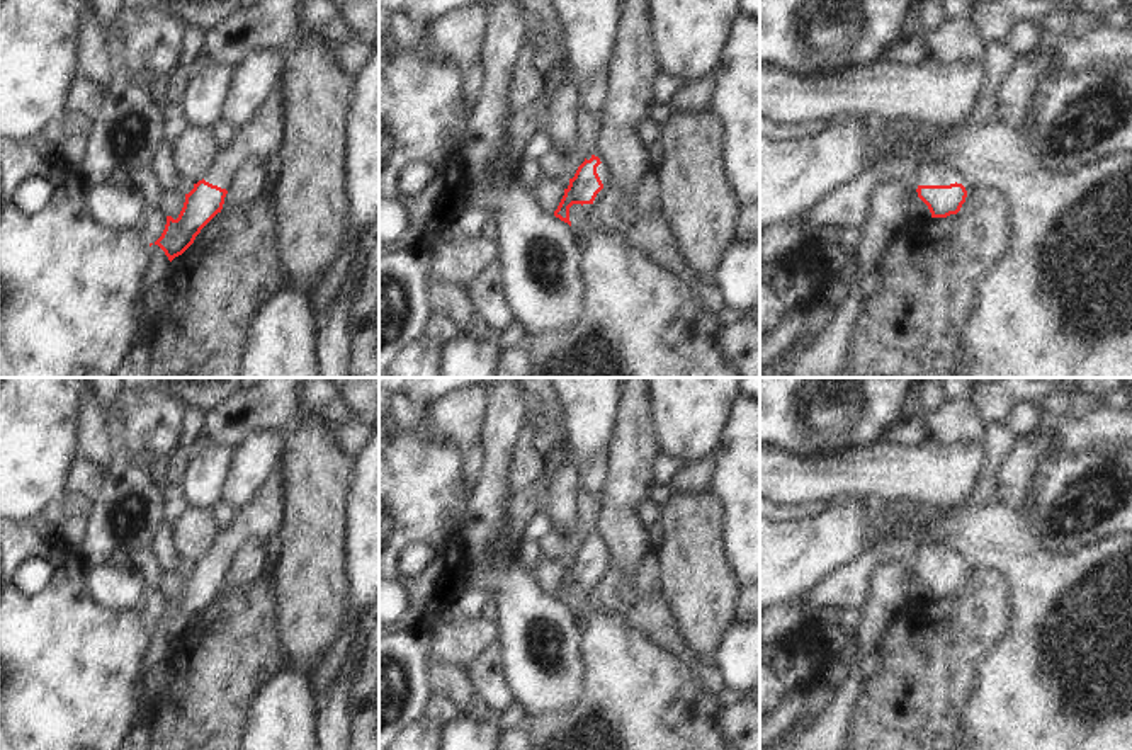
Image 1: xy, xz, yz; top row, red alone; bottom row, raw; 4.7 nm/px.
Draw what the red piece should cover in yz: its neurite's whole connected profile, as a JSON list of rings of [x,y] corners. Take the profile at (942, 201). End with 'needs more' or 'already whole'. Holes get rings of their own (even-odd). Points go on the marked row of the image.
[[[942,160],[925,165],[916,180],[920,184],[918,197],[928,206],[931,218],[957,214],[965,202],[965,187]]]; needs more

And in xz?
[[[586,155],[574,177],[569,179],[569,185],[564,189],[564,196],[554,211],[554,216],[571,226],[569,207],[573,204],[593,204],[597,194],[608,184],[610,177],[600,158]]]; needs more

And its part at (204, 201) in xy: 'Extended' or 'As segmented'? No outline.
Extended

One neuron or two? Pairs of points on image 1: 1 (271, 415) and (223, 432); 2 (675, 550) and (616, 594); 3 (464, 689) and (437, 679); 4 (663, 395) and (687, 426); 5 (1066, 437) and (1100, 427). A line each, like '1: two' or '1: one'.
1: one
2: two
3: one
4: one
5: one

